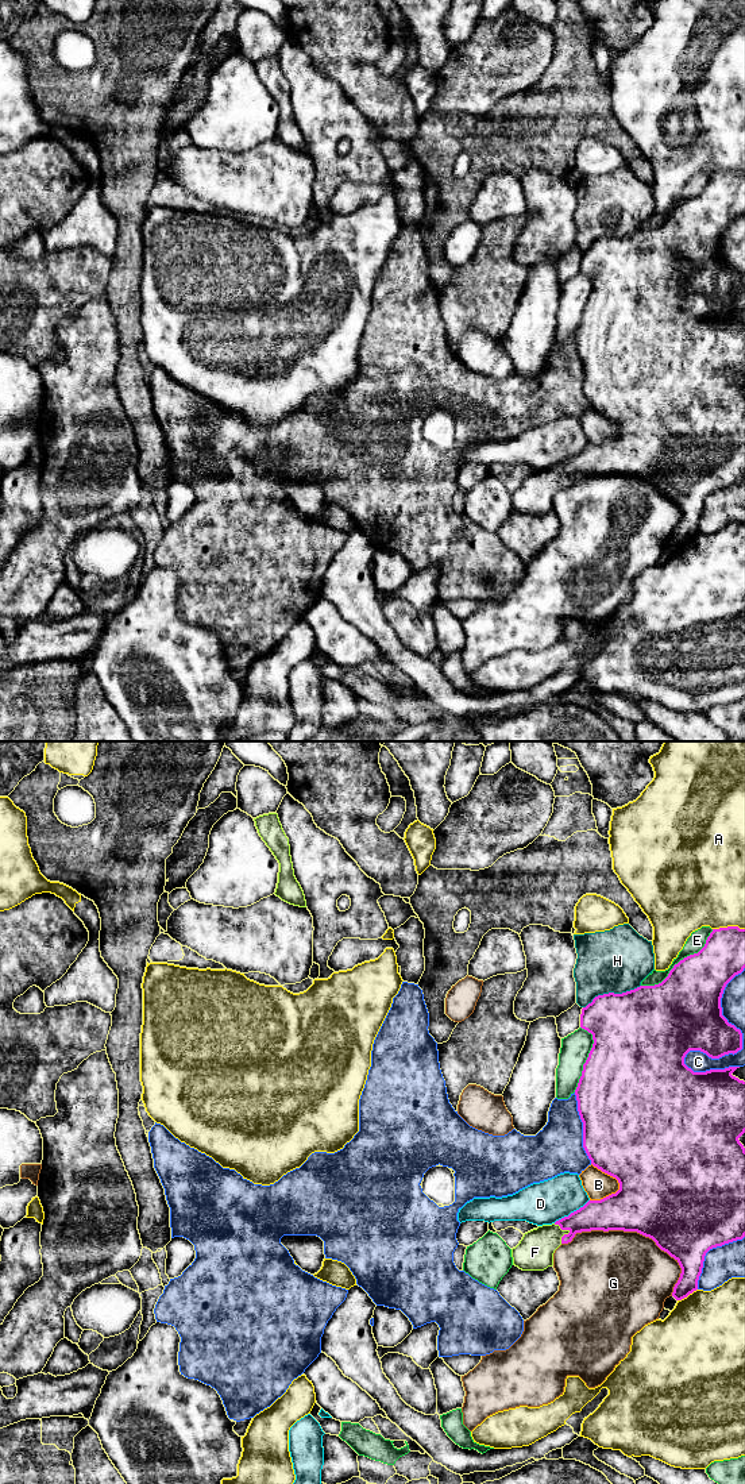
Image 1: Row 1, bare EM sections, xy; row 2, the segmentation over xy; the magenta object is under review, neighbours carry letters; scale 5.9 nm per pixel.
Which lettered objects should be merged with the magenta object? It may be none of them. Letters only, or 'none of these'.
F

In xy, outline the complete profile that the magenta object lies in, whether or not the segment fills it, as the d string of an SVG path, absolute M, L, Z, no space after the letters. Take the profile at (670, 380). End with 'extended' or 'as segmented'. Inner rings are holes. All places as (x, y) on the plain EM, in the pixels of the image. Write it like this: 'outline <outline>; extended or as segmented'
outline M738 170L713 173L705 190L698 197L690 198L675 208L661 227L640 230L622 238L609 236L598 239L591 247L582 253L580 271L591 277L594 284L575 334L578 355L583 366L583 392L594 410L618 424L619 433L601 444L588 444L583 451L552 469L543 469L525 477L520 487L512 493L513 509L522 514L544 514L552 510L555 494L561 487L571 486L576 477L591 474L637 475L652 482L661 494L667 496L679 506L682 517L673 531L672 540L676 544L682 544L698 533L698 524L702 517L706 497L713 492L745 481L745 392L738 383L745 377L745 325L732 319L740 311L694 316L684 308L684 301L690 294L700 294L711 302L719 302L729 297L734 298L742 293L742 277L722 259L721 242L726 228L736 219L741 217L744 212L745 173L740 173Z; extended

